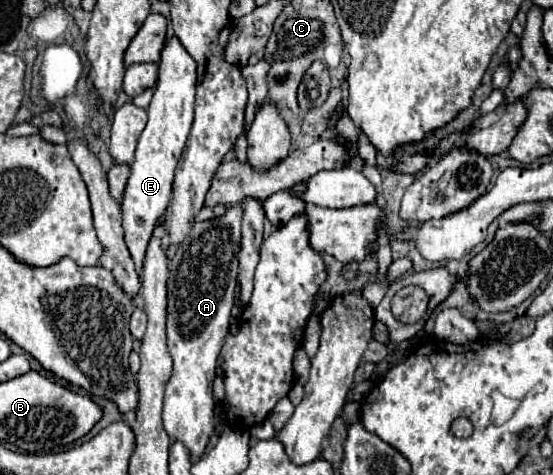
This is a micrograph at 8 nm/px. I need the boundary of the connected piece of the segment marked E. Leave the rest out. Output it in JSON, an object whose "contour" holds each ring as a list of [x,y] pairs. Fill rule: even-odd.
{"contour":[[[172,36],[166,38],[162,56],[160,56],[160,74],[156,90],[148,108],[148,124],[138,140],[136,158],[130,166],[130,178],[124,190],[122,210],[124,210],[124,238],[136,268],[142,268],[148,240],[152,236],[158,218],[166,212],[172,198],[172,180],[174,168],[182,156],[192,118],[194,118],[194,94],[196,94],[196,62],[184,50],[182,42]]]}

